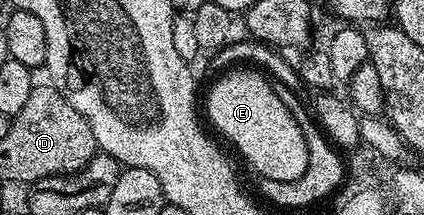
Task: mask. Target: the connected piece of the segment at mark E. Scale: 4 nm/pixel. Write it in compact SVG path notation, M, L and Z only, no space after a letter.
M242 66L240 68L233 68L231 71L218 75L216 77L217 81L214 82L213 85L209 88L209 97L204 97L203 100L203 112L209 115L209 120L214 124L215 127L218 128L219 131L222 132L223 135L226 136L227 139L230 140L231 143L237 147L237 152L242 156L243 159L246 160L247 163L250 164L251 167L254 168L255 171L258 172L258 177L261 180L274 180L275 182L295 182L299 178L303 178L303 172L307 170L307 154L309 151L307 150L307 138L303 138L303 130L299 130L299 122L295 122L295 118L293 117L293 108L290 105L285 105L283 101L281 101L281 96L279 93L273 89L273 84L268 80L267 77L264 76L264 71L258 70L253 66Z

